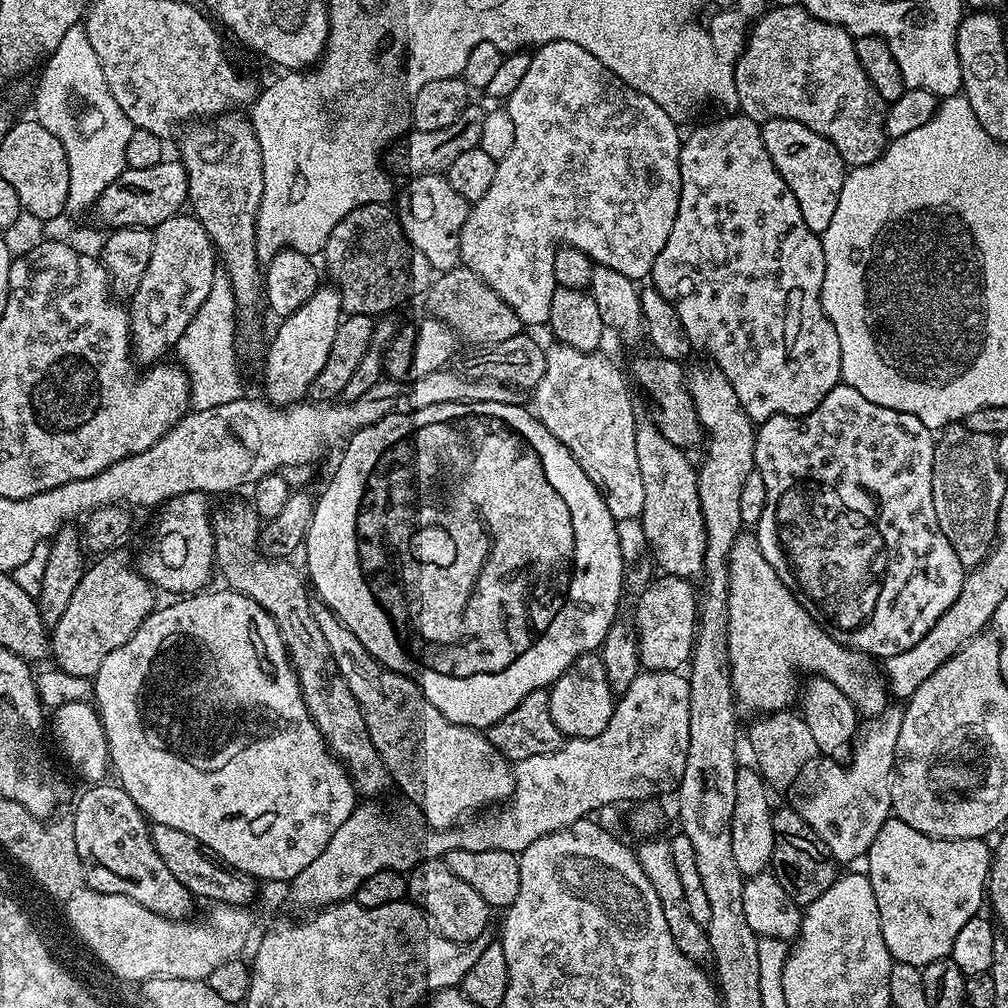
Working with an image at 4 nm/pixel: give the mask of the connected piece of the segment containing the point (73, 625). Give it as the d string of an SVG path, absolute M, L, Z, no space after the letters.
M117 550L111 554L101 555L99 558L85 567L82 578L78 582L74 594L70 594L70 606L58 618L56 624L51 625L51 659L56 659L55 667L64 671L68 675L95 677L98 666L102 666L106 654L110 650L118 650L132 637L142 626L142 622L157 607L158 592L153 585L149 584L148 579L134 567L122 554L123 551Z

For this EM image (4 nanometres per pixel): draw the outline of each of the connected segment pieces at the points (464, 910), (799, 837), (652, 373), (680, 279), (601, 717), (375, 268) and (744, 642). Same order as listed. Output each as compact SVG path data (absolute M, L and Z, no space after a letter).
M421 860L415 868L407 873L408 896L425 916L431 927L445 936L445 941L454 944L468 944L472 939L487 933L490 909L482 894L476 893L470 882L462 882L458 874L450 874L450 870L439 860Z
M777 807L772 813L772 829L774 830L774 850L770 872L776 876L782 888L786 890L796 905L813 904L836 880L838 865L831 850L822 842L822 838L805 820L796 813L795 807Z
M648 354L645 360L636 360L632 364L631 379L640 383L642 391L652 403L651 423L674 446L691 450L696 443L705 439L700 419L696 416L692 395L688 393L688 378L685 365L679 360L664 360L658 355Z
M743 114L735 115L728 116L725 120L716 120L713 124L704 124L701 128L694 129L689 136L687 134L683 137L680 145L680 197L678 198L678 214L674 218L674 226L670 226L670 238L666 238L666 246L662 246L661 252L658 253L656 260L652 263L650 284L651 287L658 290L658 294L662 294L662 298L666 298L666 302L670 302L670 306L674 306L674 310L678 310L678 318L682 318L682 326L686 326L686 334L690 338L693 349L700 351L701 348L712 359L709 361L726 377L730 382L730 386L734 386L734 394L738 396L738 402L742 406L742 410L753 422L763 422L769 420L771 416L805 416L814 411L822 402L822 398L826 398L826 394L830 394L830 390L834 390L836 385L841 383L838 334L834 334L834 326L830 322L830 318L826 318L826 314L822 310L822 302L820 301L822 278L826 274L824 242L817 233L810 230L810 226L806 226L806 222L802 222L802 210L798 210L798 198L794 198L794 194L790 194L790 186L786 186L786 182L782 178L782 174L778 174L778 170L774 166L770 154L766 154L766 146L762 142L762 134L760 133L760 124L757 121L751 120L749 116Z
M587 652L574 661L547 689L547 693L550 698L550 718L554 718L554 726L558 726L564 737L573 740L594 738L602 734L616 708L614 693L606 678L606 666L602 666L596 652Z
M391 203L367 204L350 210L330 230L322 249L328 276L340 291L341 309L349 316L379 317L395 304L425 291L434 279L426 254L406 238Z
M755 535L737 536L728 559L728 669L732 679L734 703L741 713L771 714L791 709L794 705L792 703L795 700L797 703L798 700L796 675L799 672L808 672L812 676L821 676L834 682L834 686L838 686L838 690L842 690L842 694L850 698L857 713L864 715L865 712L865 717L875 718L889 707L890 693L885 681L878 675L877 665L875 668L872 664L875 664L873 657L839 644L801 603L796 593L785 586L770 562L766 562Z

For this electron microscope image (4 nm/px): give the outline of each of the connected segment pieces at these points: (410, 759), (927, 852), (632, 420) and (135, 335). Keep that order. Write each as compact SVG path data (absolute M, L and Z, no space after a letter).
M319 598L312 600L312 613L314 622L318 622L318 630L322 630L322 635L330 646L330 654L334 654L334 662L342 678L346 678L346 686L350 686L362 710L370 742L374 742L374 750L378 750L382 762L388 767L391 783L397 784L404 791L406 799L413 800L408 802L415 805L418 812L420 807L419 815L423 823L437 830L454 828L465 819L464 812L479 813L489 806L499 805L511 796L514 786L513 765L489 742L481 729L467 728L447 720L424 697L415 682L379 664L362 646L362 642L354 638L352 631Z
M889 818L878 830L866 857L866 875L870 886L874 886L874 902L878 902L878 918L882 926L882 938L886 938L886 950L890 950L893 961L925 968L930 962L949 959L954 938L958 938L962 926L970 918L981 915L986 904L988 874L992 871L991 847L984 840L943 840L930 838L906 822Z
M559 342L547 345L546 370L535 386L531 407L542 426L568 447L578 466L596 483L612 517L618 522L635 521L646 498L638 470L638 417L628 397L626 376L624 381L623 374L600 355L599 351L574 350L574 346Z
M177 214L166 218L166 222L151 229L151 234L154 250L150 250L146 274L142 274L142 283L127 305L132 356L144 366L163 361L167 357L164 355L186 334L186 326L190 326L194 314L206 302L206 294L210 294L218 275L218 253L195 216Z

